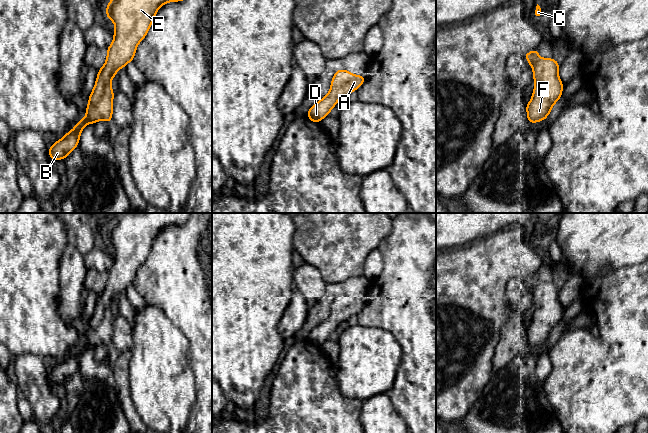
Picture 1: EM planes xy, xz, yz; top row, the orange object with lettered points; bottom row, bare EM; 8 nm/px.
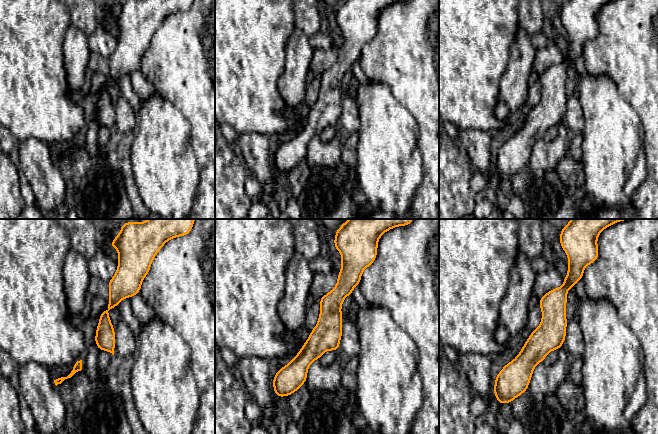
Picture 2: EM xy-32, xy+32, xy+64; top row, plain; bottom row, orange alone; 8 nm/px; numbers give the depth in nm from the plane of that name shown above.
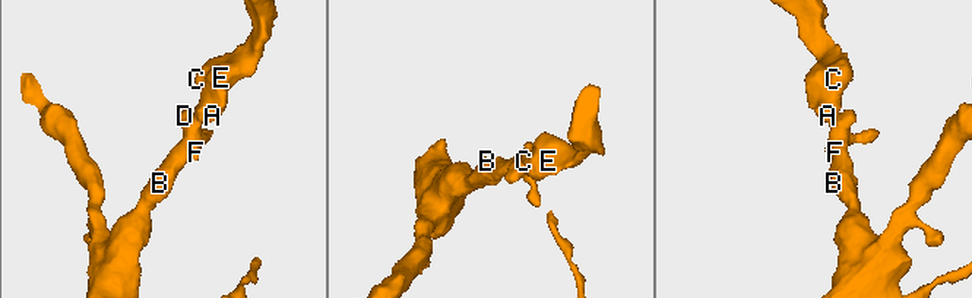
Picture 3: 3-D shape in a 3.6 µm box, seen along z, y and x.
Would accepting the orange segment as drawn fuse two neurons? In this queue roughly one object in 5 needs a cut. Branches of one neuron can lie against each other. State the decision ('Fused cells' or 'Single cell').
Single cell

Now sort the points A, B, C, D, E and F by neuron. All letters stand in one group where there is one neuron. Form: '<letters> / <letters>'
A B C D E F

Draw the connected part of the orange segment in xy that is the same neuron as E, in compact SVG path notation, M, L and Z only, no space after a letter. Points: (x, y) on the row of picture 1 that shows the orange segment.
M111 0L106 16L115 24L114 39L107 48L107 58L98 71L95 86L89 95L86 117L48 149L53 162L66 159L79 145L80 134L88 124L103 120L111 123L114 92L111 80L117 71L133 61L138 44L147 35L155 14L166 3L184 0Z

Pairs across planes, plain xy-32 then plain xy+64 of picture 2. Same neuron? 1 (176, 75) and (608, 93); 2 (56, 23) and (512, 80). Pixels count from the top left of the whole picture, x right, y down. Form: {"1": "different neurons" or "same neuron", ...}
{"1": "different neurons", "2": "different neurons"}

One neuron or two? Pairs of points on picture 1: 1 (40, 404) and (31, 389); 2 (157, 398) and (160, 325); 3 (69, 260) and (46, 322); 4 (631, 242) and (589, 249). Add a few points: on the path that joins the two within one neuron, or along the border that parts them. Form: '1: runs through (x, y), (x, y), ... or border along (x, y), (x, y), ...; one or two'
1: runs through (40, 400), (35, 393); one
2: runs through (160, 380), (160, 343); one
3: border along (60, 261), (57, 308); two
4: runs through (621, 242), (599, 242); one

